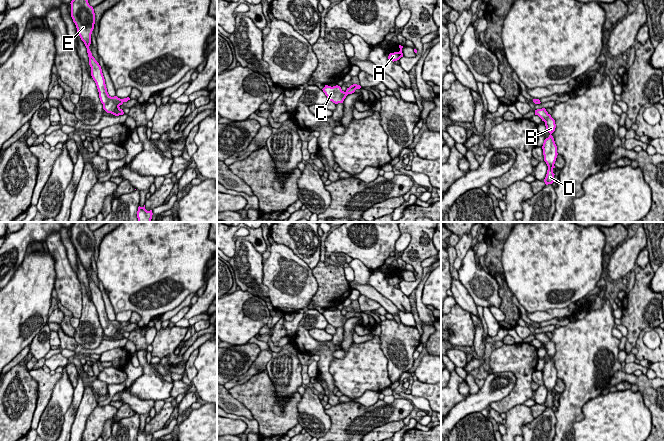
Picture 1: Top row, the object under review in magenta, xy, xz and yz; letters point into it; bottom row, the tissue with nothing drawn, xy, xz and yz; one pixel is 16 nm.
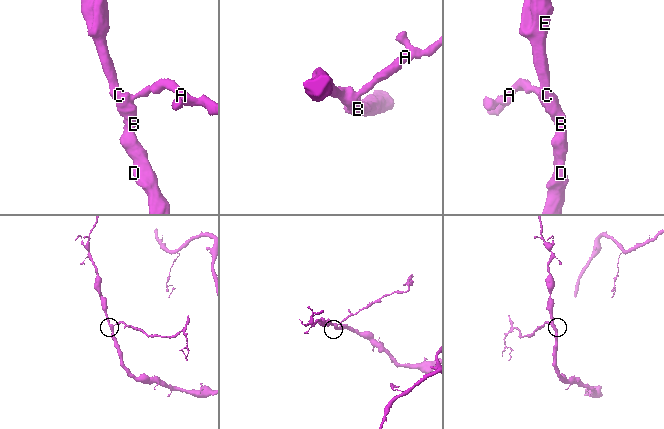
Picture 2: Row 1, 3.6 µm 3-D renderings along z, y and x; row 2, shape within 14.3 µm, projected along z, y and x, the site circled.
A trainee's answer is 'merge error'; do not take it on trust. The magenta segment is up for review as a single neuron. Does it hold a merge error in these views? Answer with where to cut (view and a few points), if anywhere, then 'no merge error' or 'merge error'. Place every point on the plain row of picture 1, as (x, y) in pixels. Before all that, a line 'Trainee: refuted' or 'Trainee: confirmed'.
Trainee: refuted
no cut; no merge error

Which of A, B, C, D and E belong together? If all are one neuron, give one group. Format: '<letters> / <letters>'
A B C D E

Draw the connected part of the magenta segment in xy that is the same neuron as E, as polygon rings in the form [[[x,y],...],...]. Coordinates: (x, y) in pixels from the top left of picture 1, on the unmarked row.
[[[74,222],[71,225],[71,241],[76,249],[77,256],[84,266],[89,281],[89,289],[91,291],[91,300],[96,307],[99,322],[103,328],[103,333],[107,337],[115,340],[123,339],[123,334],[119,331],[124,326],[130,324],[129,321],[120,323],[117,320],[111,321],[106,312],[105,303],[101,290],[92,280],[89,273],[91,268],[91,258],[95,248],[95,237],[92,230],[89,229],[87,222]]]

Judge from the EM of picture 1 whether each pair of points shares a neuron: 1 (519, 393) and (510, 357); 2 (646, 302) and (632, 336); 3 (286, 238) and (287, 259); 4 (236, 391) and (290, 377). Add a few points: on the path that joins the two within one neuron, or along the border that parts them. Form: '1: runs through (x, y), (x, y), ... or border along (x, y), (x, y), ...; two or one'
1: runs through (521, 384), (521, 368), (519, 366); one
2: runs through (640, 310), (635, 317), (634, 328); one
3: border along (274, 241), (286, 245), (304, 261); two
4: border along (266, 372), (275, 389), (276, 402), (272, 406); two

